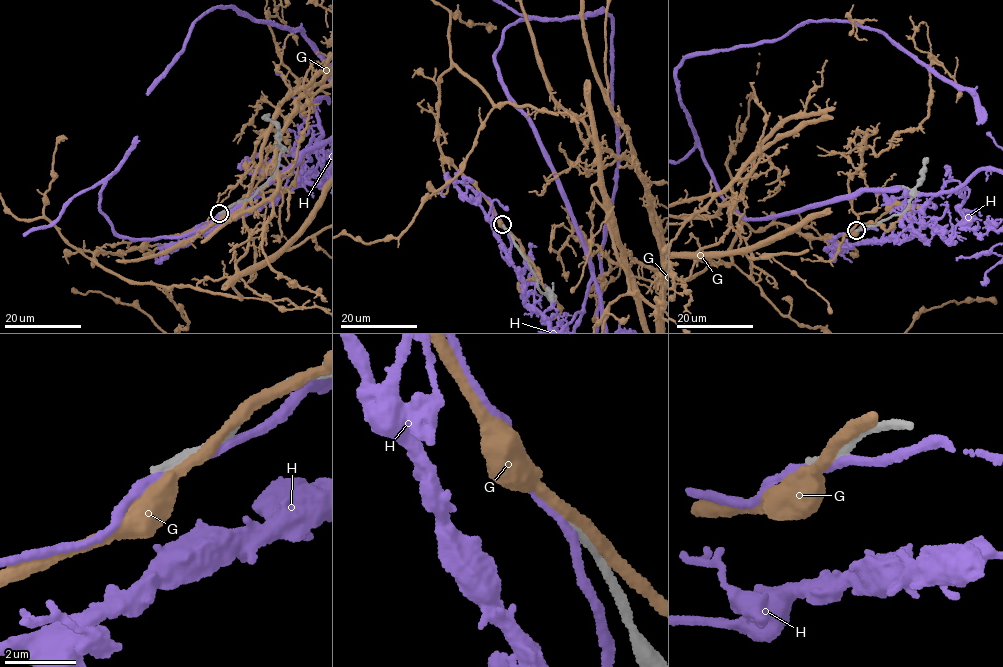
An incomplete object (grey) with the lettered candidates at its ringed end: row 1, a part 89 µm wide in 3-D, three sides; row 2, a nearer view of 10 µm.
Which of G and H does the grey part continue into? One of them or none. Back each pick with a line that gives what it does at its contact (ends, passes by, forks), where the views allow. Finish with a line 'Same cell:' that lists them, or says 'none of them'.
Same cell: none of them

